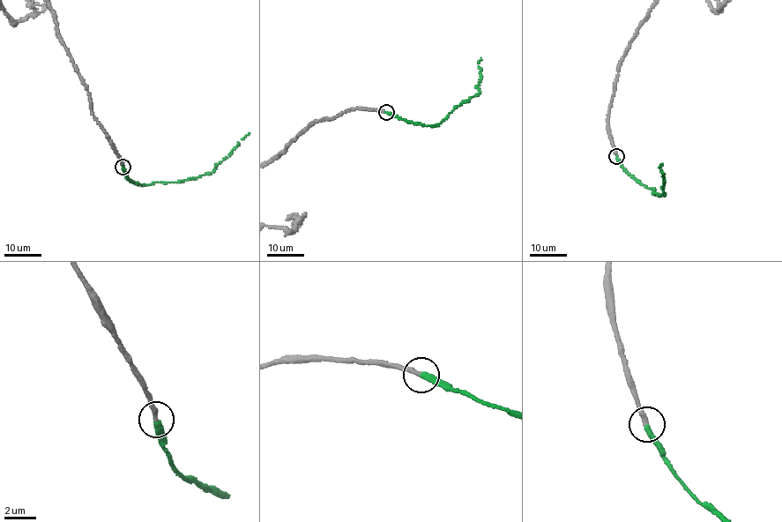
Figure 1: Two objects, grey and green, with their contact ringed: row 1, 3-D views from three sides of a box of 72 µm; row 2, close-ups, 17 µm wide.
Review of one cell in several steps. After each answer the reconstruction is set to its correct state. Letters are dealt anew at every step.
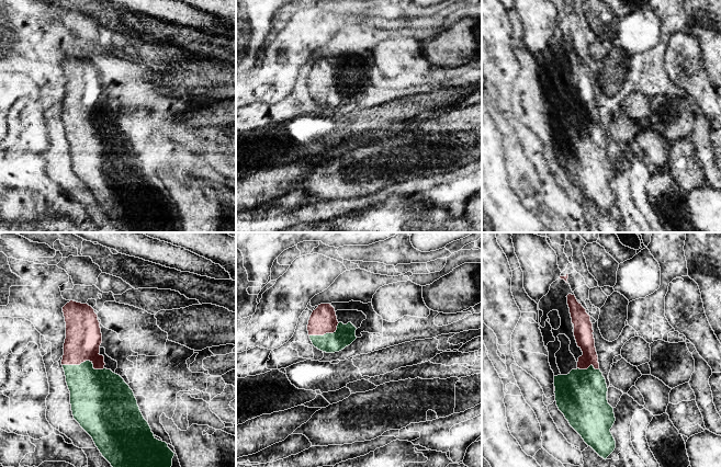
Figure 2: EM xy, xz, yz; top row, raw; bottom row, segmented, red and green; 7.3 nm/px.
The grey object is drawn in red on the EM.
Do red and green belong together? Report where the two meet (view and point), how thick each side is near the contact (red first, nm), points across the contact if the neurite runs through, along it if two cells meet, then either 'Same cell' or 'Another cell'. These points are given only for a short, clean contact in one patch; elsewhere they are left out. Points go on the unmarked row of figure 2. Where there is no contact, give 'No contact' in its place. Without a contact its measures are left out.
Touches red at xy (85, 115). Thickness 260 nm (red) against 360 nm. Path across: xy (83, 92), (85, 115), (85, 128), (93, 147). Same cell

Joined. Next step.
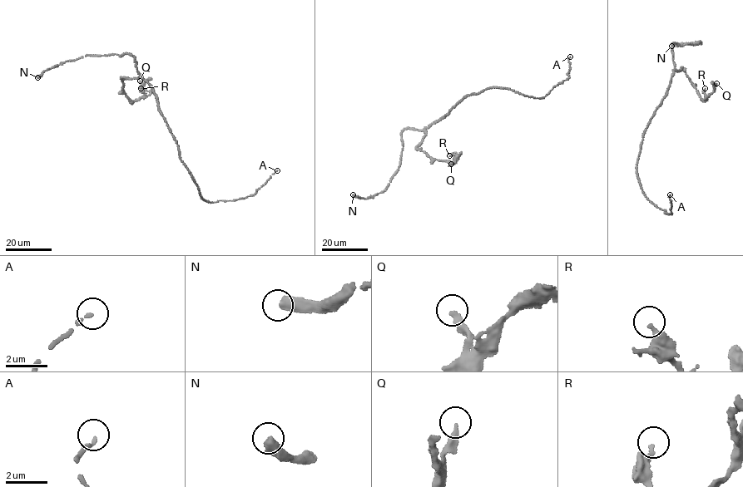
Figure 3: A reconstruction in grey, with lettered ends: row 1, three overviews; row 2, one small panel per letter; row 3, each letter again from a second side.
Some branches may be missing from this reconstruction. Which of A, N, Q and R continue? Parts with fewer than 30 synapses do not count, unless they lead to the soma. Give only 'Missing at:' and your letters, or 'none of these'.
Missing at: N

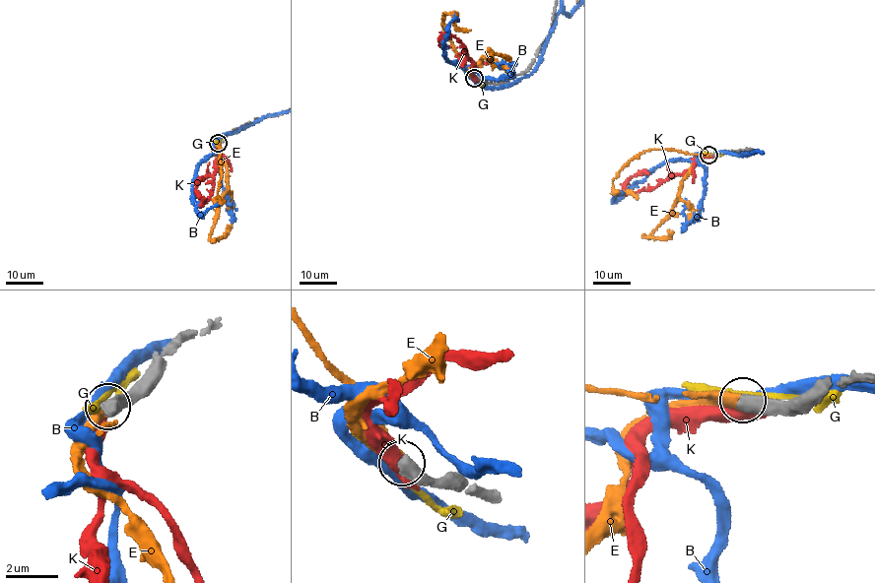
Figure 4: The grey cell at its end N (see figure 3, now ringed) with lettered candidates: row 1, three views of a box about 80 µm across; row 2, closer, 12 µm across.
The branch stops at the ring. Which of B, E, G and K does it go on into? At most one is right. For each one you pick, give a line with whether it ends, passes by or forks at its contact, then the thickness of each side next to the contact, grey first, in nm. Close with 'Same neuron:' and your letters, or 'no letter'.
E: it ends there; 550 nm thick on the grey side, 500 nm on the other
Same neuron: E

